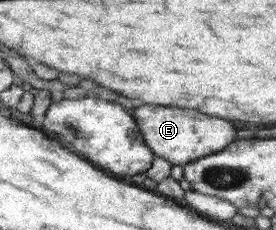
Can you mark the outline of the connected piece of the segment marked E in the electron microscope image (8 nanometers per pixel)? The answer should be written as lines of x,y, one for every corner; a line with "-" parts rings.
138,106
133,110
135,120
143,133
147,146
161,158
174,165
185,165
203,157
214,155
237,140
237,128
229,120
211,118
201,112
191,112
187,108
167,108
167,106

